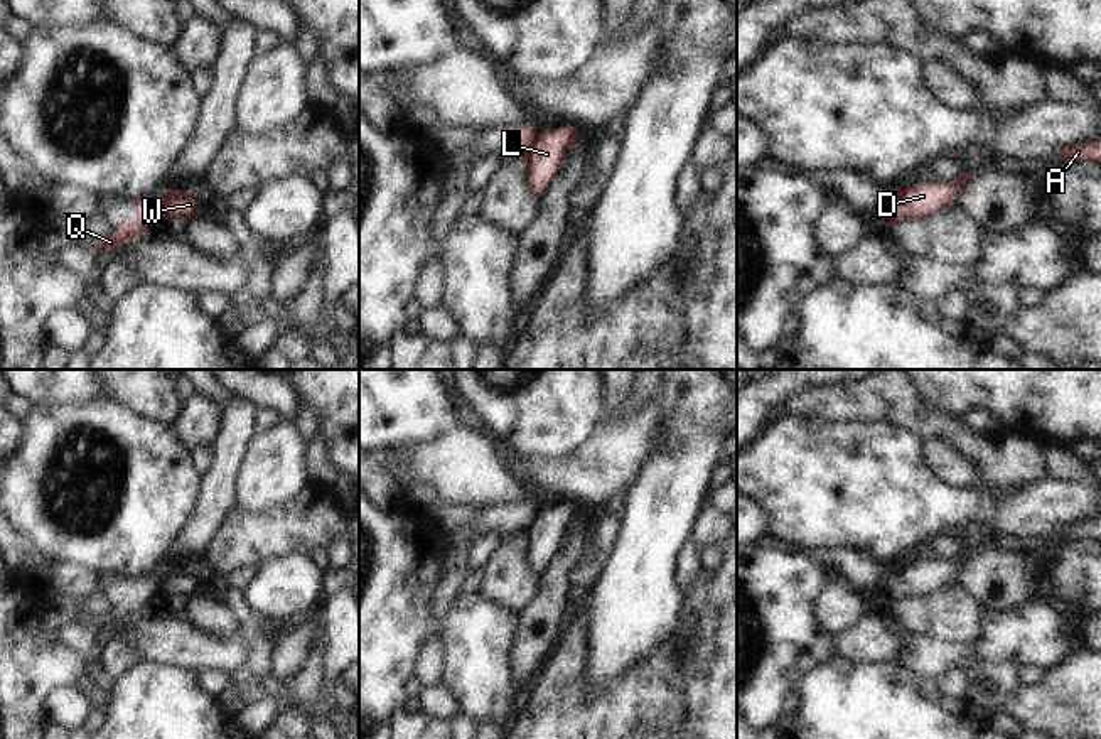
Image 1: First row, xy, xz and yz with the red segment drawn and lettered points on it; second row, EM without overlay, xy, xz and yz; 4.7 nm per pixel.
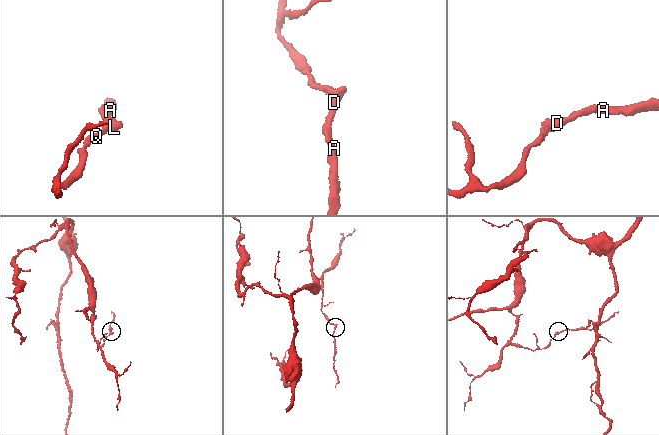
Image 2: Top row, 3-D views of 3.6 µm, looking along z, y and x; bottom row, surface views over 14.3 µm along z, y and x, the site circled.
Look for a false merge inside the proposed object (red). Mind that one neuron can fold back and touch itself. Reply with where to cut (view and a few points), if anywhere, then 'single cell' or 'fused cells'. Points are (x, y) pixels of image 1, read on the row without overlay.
cut xz (535, 510), (535, 517), (525, 530); fused cells

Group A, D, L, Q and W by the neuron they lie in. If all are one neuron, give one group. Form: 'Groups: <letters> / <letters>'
Groups: A D L W / Q

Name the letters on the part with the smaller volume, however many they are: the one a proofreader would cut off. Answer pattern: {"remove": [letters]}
{"remove": ["A", "D", "L", "W"]}

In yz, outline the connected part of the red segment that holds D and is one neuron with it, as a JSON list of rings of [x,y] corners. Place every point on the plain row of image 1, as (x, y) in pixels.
[[[958,552],[951,560],[916,560],[904,567],[880,567],[878,592],[889,597],[889,602],[905,597],[927,596],[948,584],[958,569],[971,557],[969,552]]]

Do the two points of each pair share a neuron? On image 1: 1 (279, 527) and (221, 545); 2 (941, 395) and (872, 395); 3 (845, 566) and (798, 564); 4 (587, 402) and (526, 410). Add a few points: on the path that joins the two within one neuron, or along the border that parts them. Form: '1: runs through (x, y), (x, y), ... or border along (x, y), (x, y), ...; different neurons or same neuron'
1: runs through (265, 535), (243, 539), (235, 545); same neuron
2: border along (914, 387), (931, 409), (953, 417); different neurons
3: border along (808, 554), (825, 571); different neurons
4: runs through (572, 402), (542, 402); same neuron

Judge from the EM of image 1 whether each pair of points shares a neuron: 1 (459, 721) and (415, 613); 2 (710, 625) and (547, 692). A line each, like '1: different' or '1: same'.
1: different
2: same

